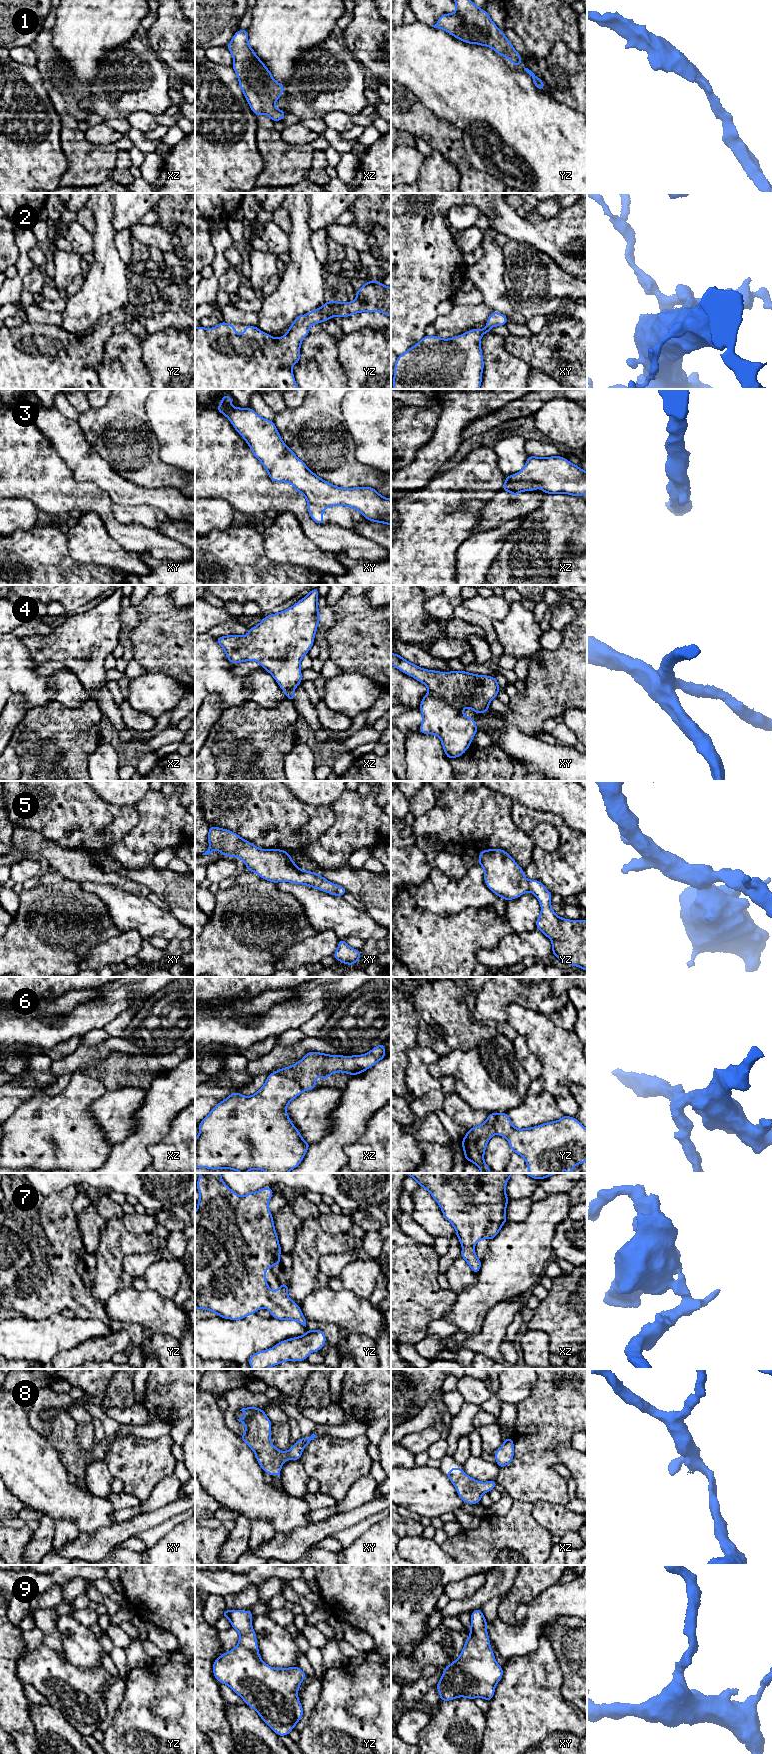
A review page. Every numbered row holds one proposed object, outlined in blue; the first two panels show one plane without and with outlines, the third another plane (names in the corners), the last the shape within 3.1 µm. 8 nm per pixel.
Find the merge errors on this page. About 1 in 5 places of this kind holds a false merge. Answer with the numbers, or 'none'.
3, 6

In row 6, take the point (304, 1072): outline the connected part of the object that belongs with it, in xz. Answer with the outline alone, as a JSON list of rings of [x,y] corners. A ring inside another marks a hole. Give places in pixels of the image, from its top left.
[[[376,1045],[371,1051],[362,1055],[342,1056],[329,1055],[310,1051],[300,1061],[293,1066],[285,1067],[276,1071],[276,1073],[286,1076],[297,1082],[303,1091],[313,1090],[316,1088],[316,1077],[321,1076],[323,1081],[336,1072],[343,1072],[349,1075],[358,1075],[374,1066],[377,1062],[386,1056],[385,1045]]]

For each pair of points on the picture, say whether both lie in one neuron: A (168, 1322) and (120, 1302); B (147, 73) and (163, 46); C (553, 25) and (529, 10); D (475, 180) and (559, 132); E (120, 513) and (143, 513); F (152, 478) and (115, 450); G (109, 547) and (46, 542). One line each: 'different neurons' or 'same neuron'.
A: same neuron
B: different neurons
C: same neuron
D: different neurons
E: same neuron
F: same neuron
G: different neurons

